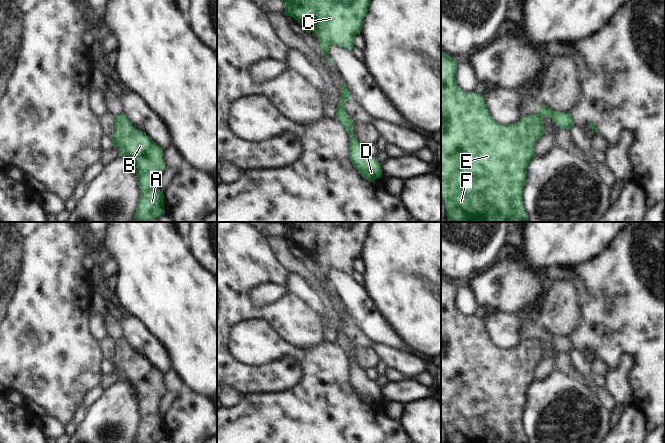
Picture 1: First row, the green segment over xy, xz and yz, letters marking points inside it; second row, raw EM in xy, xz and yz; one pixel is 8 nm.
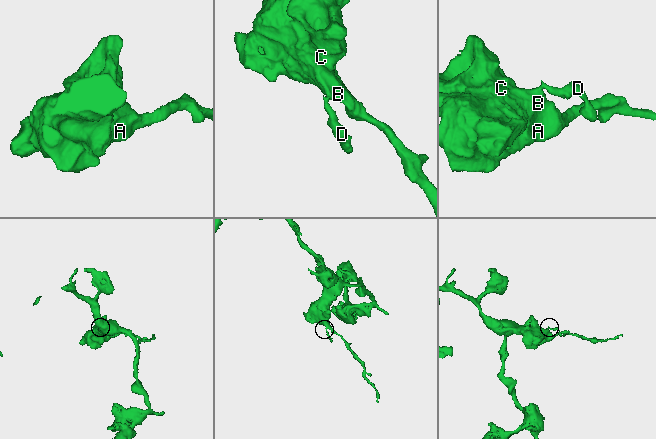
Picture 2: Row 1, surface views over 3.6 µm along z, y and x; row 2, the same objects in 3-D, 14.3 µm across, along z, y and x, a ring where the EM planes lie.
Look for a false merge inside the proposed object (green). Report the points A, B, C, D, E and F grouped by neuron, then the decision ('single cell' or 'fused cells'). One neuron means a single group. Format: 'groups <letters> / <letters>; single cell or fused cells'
groups A B C E F / D; fused cells

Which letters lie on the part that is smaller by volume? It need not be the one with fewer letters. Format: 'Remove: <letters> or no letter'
Remove: D

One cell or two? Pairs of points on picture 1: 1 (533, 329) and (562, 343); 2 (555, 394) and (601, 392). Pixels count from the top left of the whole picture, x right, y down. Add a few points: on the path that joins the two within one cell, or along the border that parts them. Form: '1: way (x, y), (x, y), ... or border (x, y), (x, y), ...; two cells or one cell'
1: way (540, 333), (555, 340); one cell
2: border (580, 379), (596, 395), (600, 403), (608, 411); two cells

